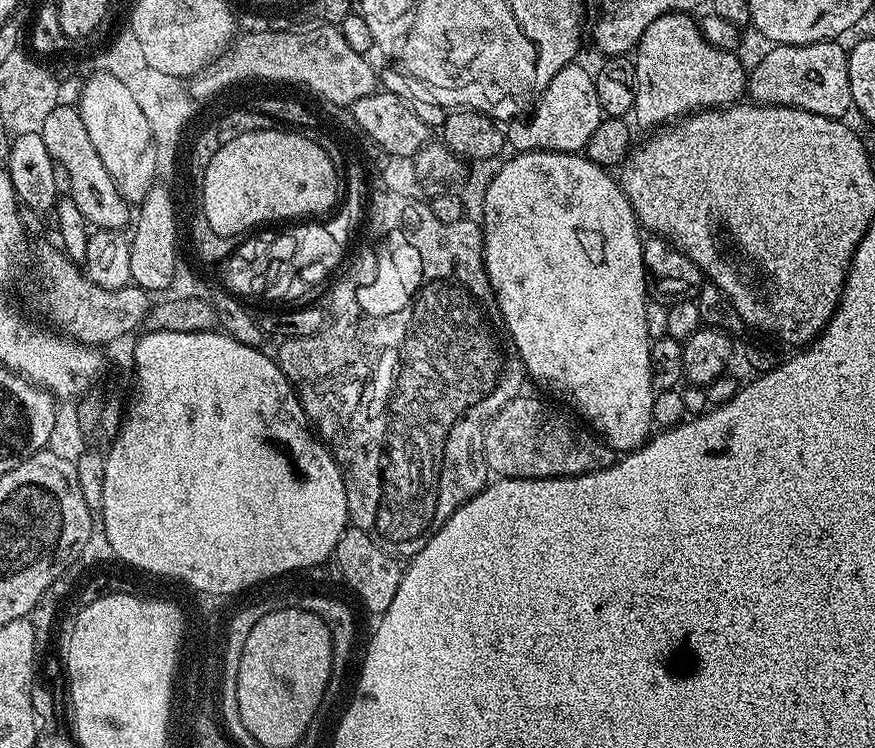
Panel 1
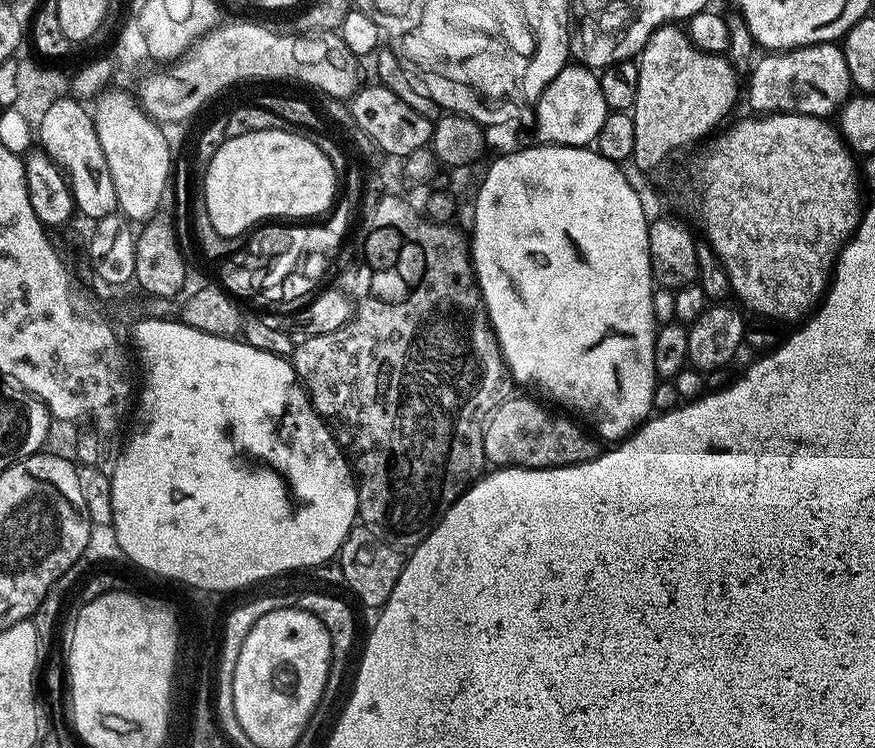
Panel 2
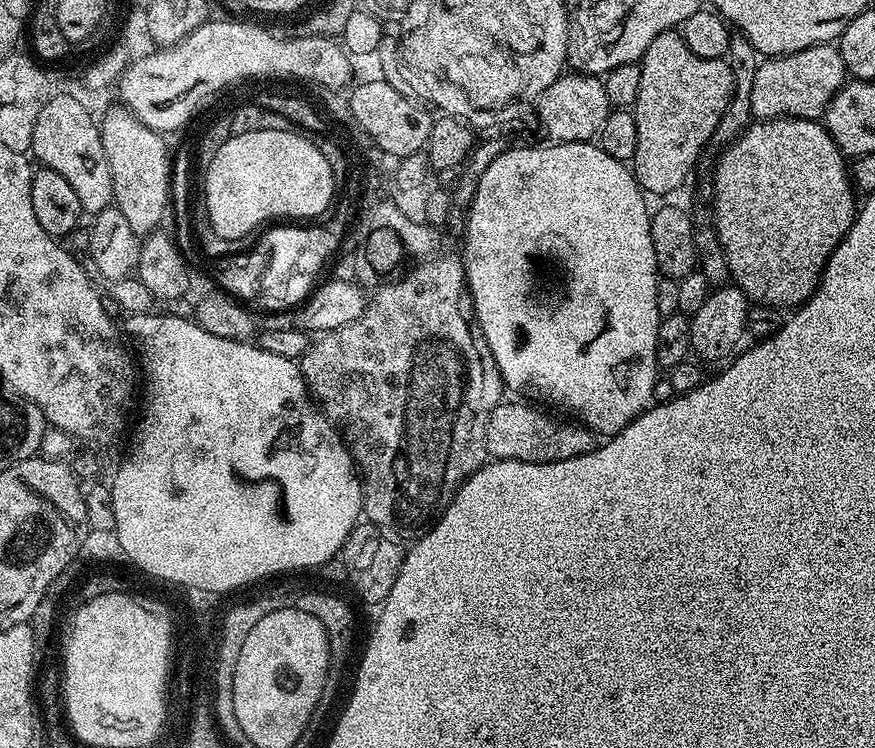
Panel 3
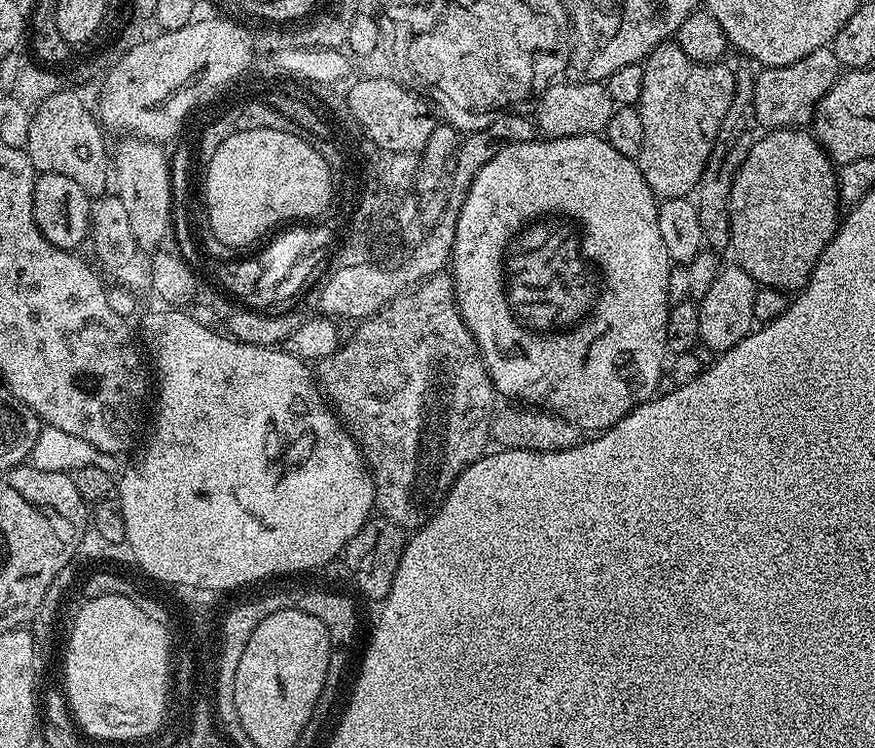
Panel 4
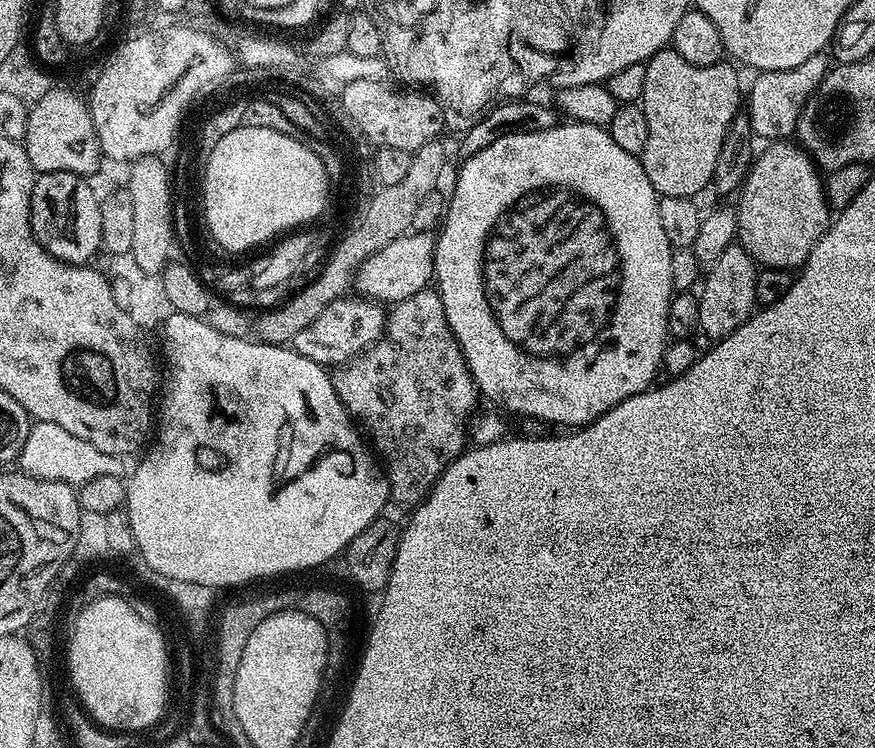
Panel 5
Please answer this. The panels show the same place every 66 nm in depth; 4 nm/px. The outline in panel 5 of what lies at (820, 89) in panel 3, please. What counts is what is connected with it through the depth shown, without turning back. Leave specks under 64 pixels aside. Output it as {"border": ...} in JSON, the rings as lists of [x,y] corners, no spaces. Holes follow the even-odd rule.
{"border":[[[821,54],[806,58],[806,62],[801,62],[798,66],[790,66],[790,70],[770,70],[769,72],[759,73],[752,84],[752,89],[746,92],[746,115],[748,124],[757,137],[768,140],[764,142],[780,142],[785,138],[791,137],[796,130],[796,123],[806,106],[810,97],[816,94],[818,86],[826,78],[830,70],[830,60],[827,55]]]}

